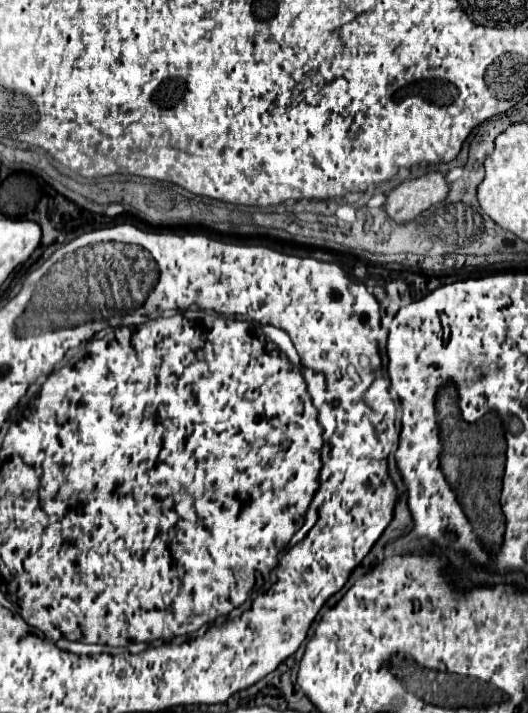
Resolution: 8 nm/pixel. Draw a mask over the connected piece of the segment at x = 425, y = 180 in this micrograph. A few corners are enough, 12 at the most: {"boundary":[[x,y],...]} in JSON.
{"boundary":[[432,171],[400,183],[384,207],[406,223],[444,201],[450,183]]}

